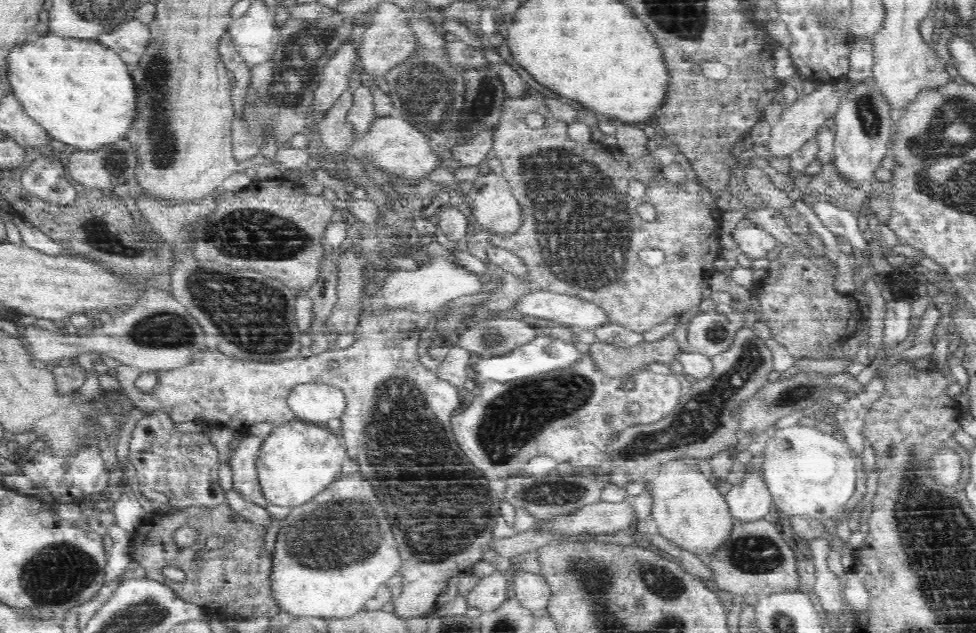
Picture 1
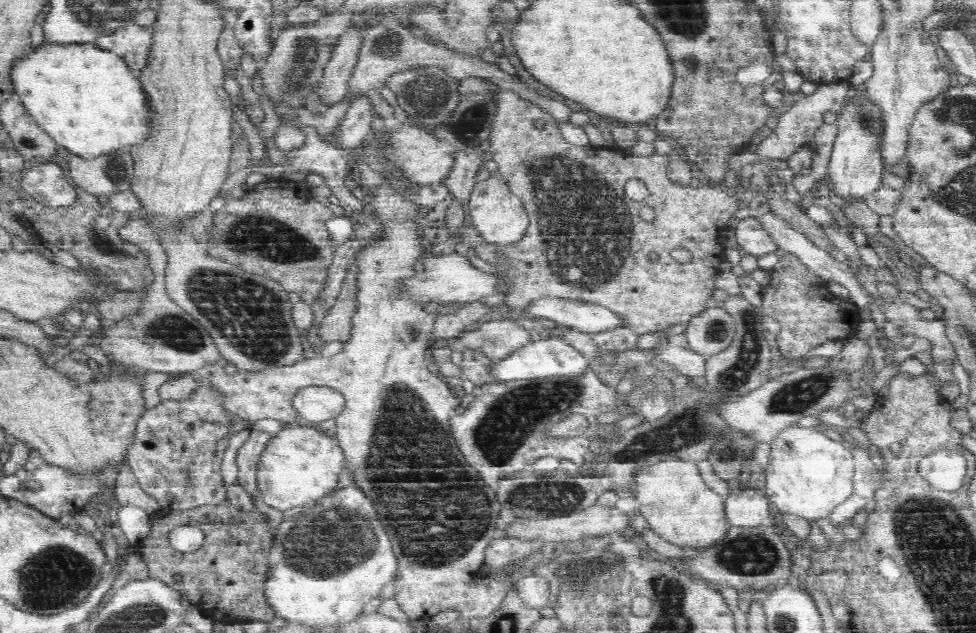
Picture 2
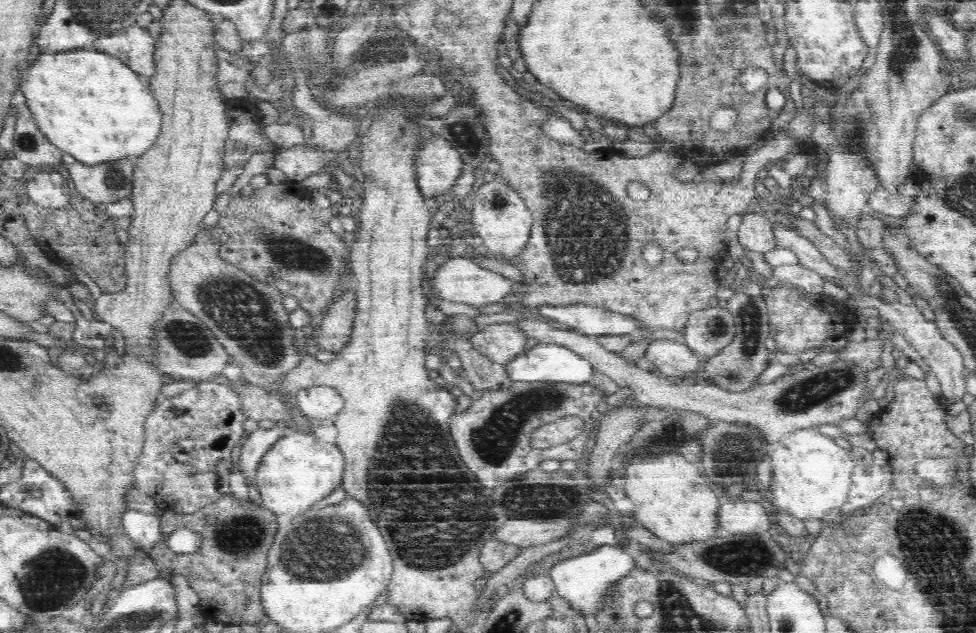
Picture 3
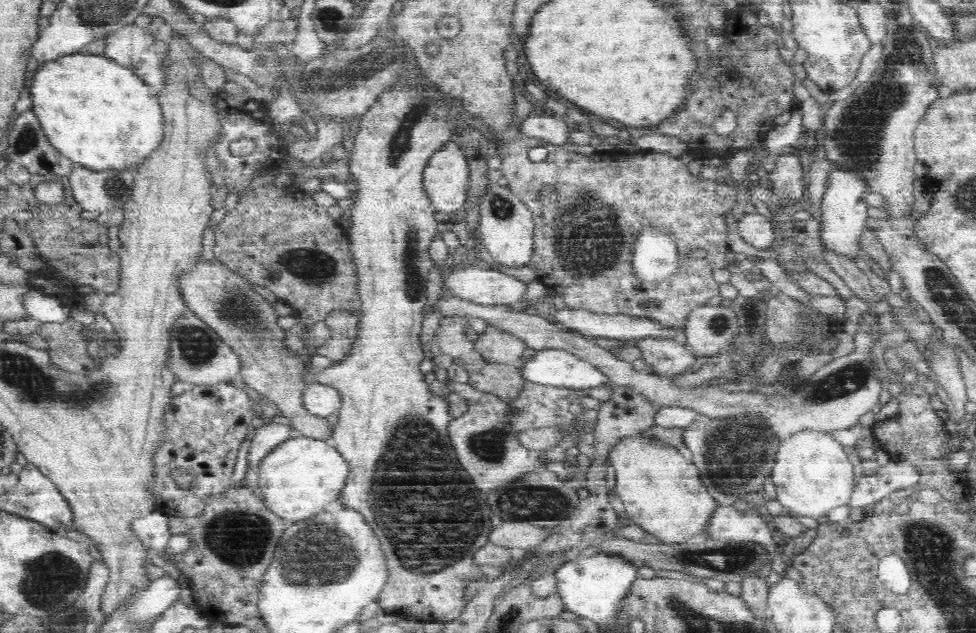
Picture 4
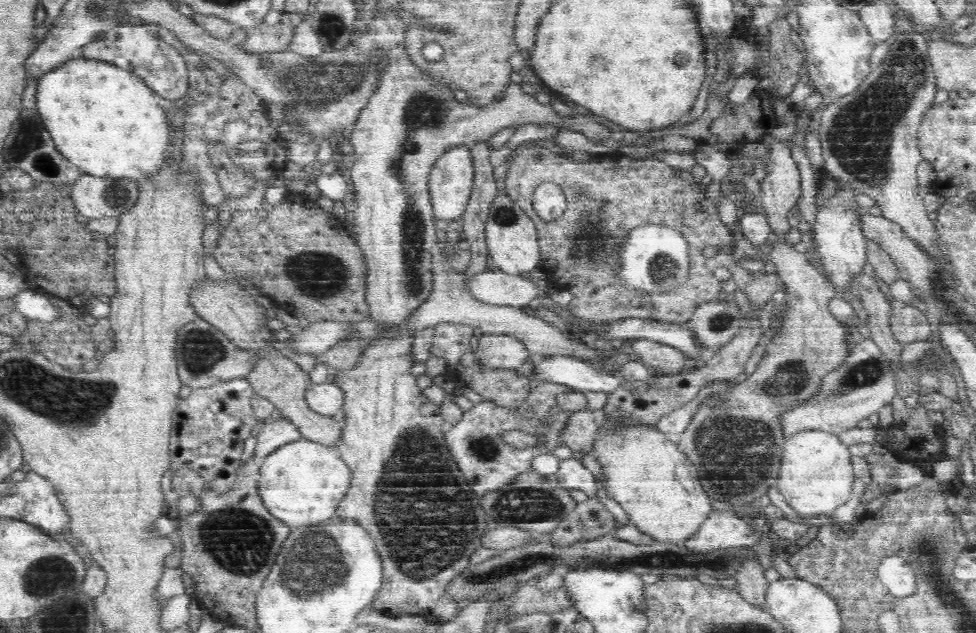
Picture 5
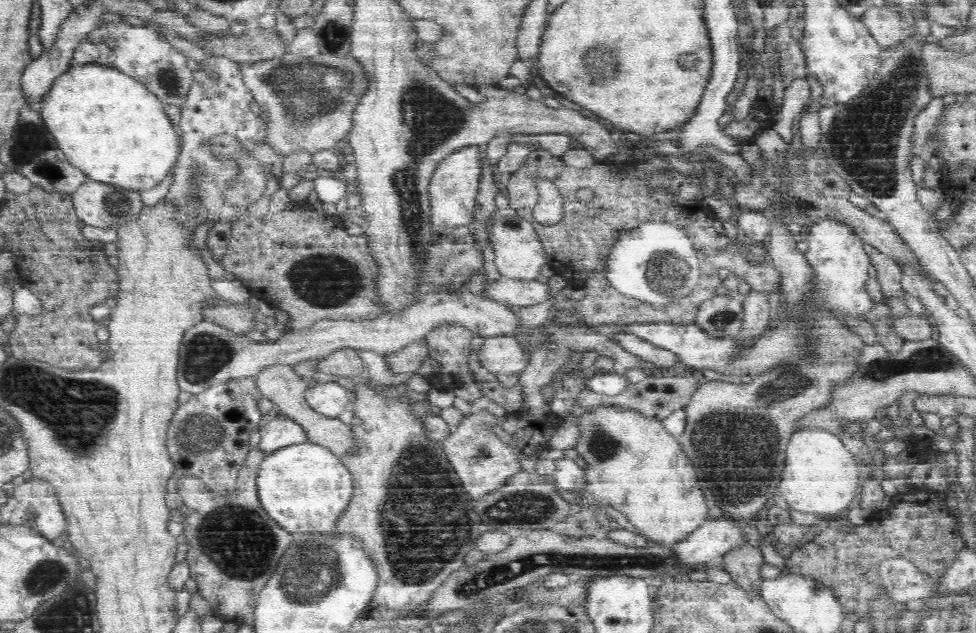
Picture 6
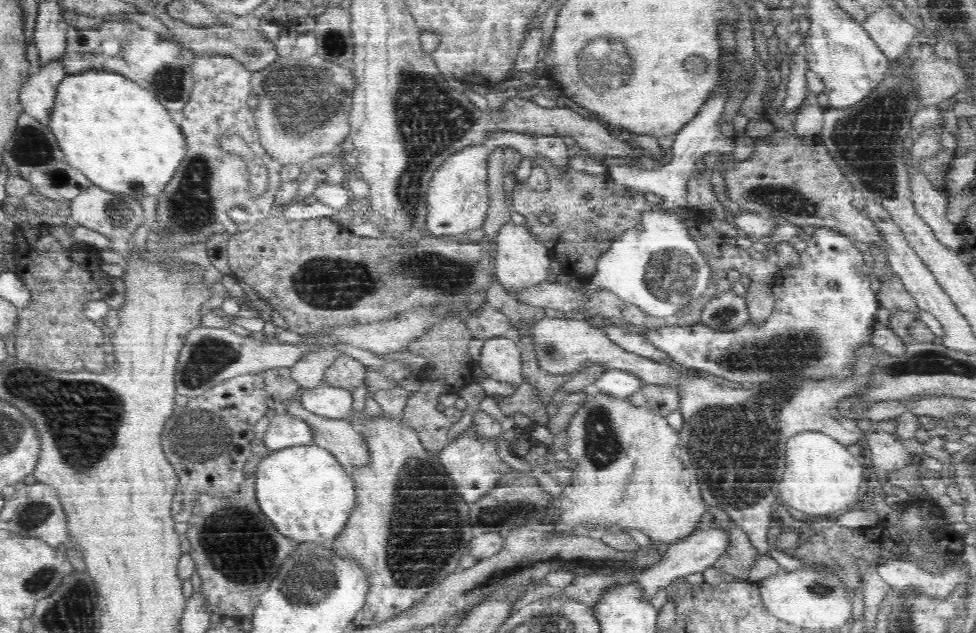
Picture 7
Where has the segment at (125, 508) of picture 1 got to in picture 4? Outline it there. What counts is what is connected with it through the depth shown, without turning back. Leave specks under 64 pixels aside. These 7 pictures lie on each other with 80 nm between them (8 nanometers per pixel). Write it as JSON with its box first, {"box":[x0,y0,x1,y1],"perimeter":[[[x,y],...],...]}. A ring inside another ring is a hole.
{"box":[132,508,173,563],"perimeter":[[[159,508],[156,511],[136,518],[132,522],[132,531],[142,539],[152,562],[159,563],[158,554],[167,550],[167,544],[173,535],[169,531],[168,515]]]}

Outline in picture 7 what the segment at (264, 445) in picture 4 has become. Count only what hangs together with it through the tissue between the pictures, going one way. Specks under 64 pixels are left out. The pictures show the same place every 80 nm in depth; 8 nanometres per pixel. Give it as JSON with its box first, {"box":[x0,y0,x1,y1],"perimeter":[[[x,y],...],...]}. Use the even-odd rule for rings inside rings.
{"box":[262,414,314,450],"perimeter":[[[276,414],[270,420],[262,440],[268,449],[278,450],[293,446],[314,444],[312,431],[304,420],[298,420],[294,416]]]}

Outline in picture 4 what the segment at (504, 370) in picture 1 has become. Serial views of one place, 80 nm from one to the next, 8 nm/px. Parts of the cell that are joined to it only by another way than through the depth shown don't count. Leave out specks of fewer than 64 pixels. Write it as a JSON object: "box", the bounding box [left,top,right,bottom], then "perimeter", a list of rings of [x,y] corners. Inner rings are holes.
{"box":[518,349,614,390],"perimeter":[[[557,349],[538,351],[531,360],[520,361],[518,367],[520,367],[520,373],[522,373],[524,379],[536,384],[543,384],[544,386],[579,388],[580,390],[582,388],[608,386],[608,384],[614,386],[611,380],[600,370],[596,369],[594,365],[580,360],[574,354]]]}

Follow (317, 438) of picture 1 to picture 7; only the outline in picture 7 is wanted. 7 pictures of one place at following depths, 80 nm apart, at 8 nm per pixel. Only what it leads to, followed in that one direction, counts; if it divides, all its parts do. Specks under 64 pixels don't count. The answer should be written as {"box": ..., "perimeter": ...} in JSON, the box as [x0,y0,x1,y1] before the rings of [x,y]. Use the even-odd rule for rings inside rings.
{"box":[256,444,356,544],"perimeter":[[[316,444],[272,451],[256,471],[256,496],[261,511],[284,536],[299,544],[331,544],[356,504],[353,478],[325,448]]]}

